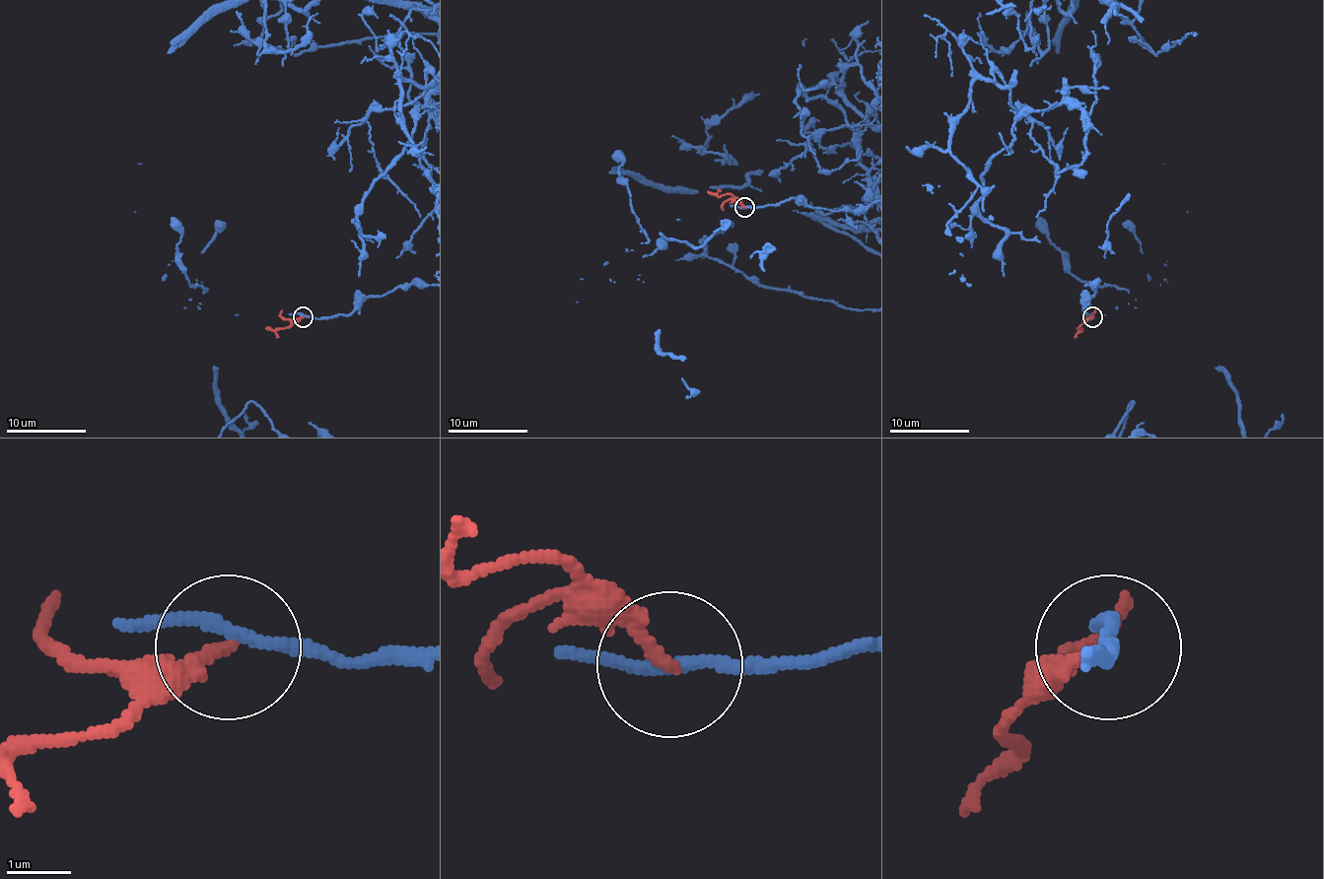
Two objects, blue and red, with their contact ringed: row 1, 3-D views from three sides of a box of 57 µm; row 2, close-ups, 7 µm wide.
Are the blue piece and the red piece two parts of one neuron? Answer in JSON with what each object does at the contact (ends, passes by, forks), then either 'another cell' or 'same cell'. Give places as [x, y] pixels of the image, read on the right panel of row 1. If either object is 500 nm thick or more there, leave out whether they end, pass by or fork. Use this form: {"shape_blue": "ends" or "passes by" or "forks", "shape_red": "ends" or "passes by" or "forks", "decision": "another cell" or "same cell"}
{"shape_blue": "passes by", "shape_red": "ends", "decision": "another cell"}

